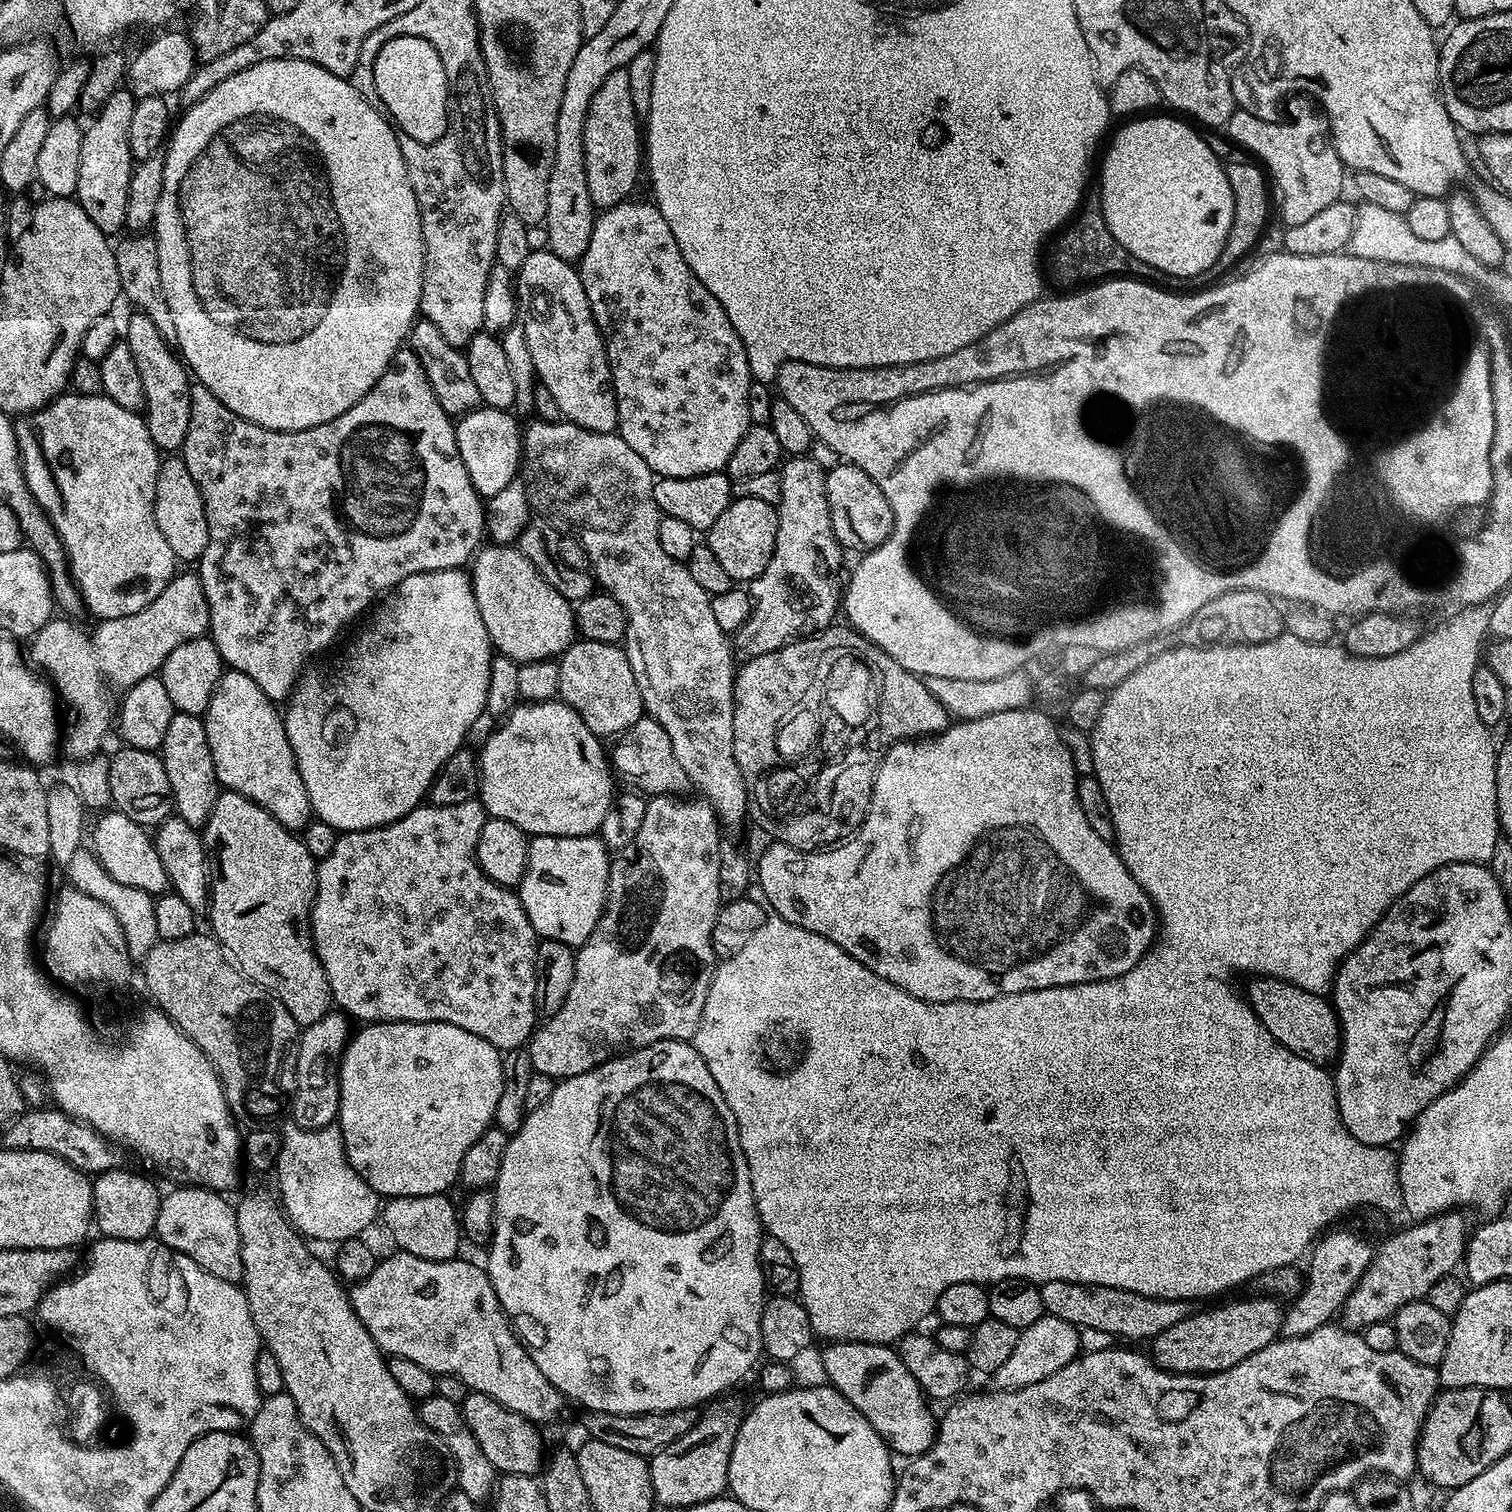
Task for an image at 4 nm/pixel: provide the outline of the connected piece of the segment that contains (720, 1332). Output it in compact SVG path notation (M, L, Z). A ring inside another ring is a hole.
M659 1040L645 1048L635 1048L632 1052L614 1056L611 1060L594 1066L594 1070L586 1070L586 1074L578 1074L574 1078L559 1081L550 1094L550 1098L546 1098L546 1102L542 1102L542 1106L531 1109L525 1115L520 1129L511 1133L506 1146L506 1154L502 1154L498 1178L494 1185L494 1195L496 1197L496 1219L491 1240L500 1240L500 1289L496 1291L498 1302L504 1313L508 1315L512 1331L524 1343L530 1358L534 1358L534 1366L538 1366L538 1370L542 1370L542 1374L546 1374L548 1381L569 1401L577 1400L582 1406L581 1409L606 1414L642 1414L643 1412L700 1408L723 1397L727 1393L724 1392L727 1388L734 1387L752 1367L754 1367L753 1369L757 1367L756 1359L761 1359L762 1356L760 1347L762 1310L766 1299L762 1266L760 1265L762 1225L754 1202L750 1170L746 1166L746 1158L742 1154L734 1114L730 1110L730 1106L726 1106L726 1098L722 1094L722 1090L718 1090L718 1082L714 1082L714 1074L710 1074L710 1066L706 1066L702 1054L698 1054L695 1043L686 1040Z

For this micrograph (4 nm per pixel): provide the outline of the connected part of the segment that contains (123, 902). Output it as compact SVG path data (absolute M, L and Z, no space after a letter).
M81 846L70 858L66 865L66 872L70 879L71 887L82 890L82 894L90 894L90 898L98 898L102 906L110 906L126 934L128 943L128 953L132 956L133 961L143 961L146 954L157 944L156 935L158 926L154 918L154 906L156 905L153 893L143 892L134 886L122 886L122 882L114 882L110 874L102 866L102 862L95 854L92 853L91 847Z

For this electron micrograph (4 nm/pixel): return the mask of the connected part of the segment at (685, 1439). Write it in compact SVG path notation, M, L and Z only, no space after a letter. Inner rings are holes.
M728 1398L721 1399L705 1407L701 1411L700 1420L690 1426L690 1430L686 1430L686 1434L682 1434L678 1442L670 1442L670 1446L663 1448L657 1456L651 1457L648 1469L655 1503L687 1510L695 1504L725 1495L730 1454L734 1450L734 1438L738 1438L741 1419L741 1409L732 1408Z

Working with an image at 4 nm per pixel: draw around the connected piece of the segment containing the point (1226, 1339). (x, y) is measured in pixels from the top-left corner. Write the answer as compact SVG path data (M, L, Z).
M1263 1294L1255 1295L1248 1296L1245 1300L1232 1300L1229 1304L1216 1304L1213 1308L1202 1309L1201 1312L1193 1311L1186 1318L1182 1318L1182 1322L1174 1322L1170 1330L1162 1330L1162 1334L1151 1340L1152 1359L1167 1372L1176 1372L1180 1376L1202 1376L1209 1372L1230 1370L1230 1366L1238 1366L1242 1358L1250 1358L1250 1354L1266 1350L1266 1346L1270 1346L1280 1336L1285 1309L1279 1299Z

